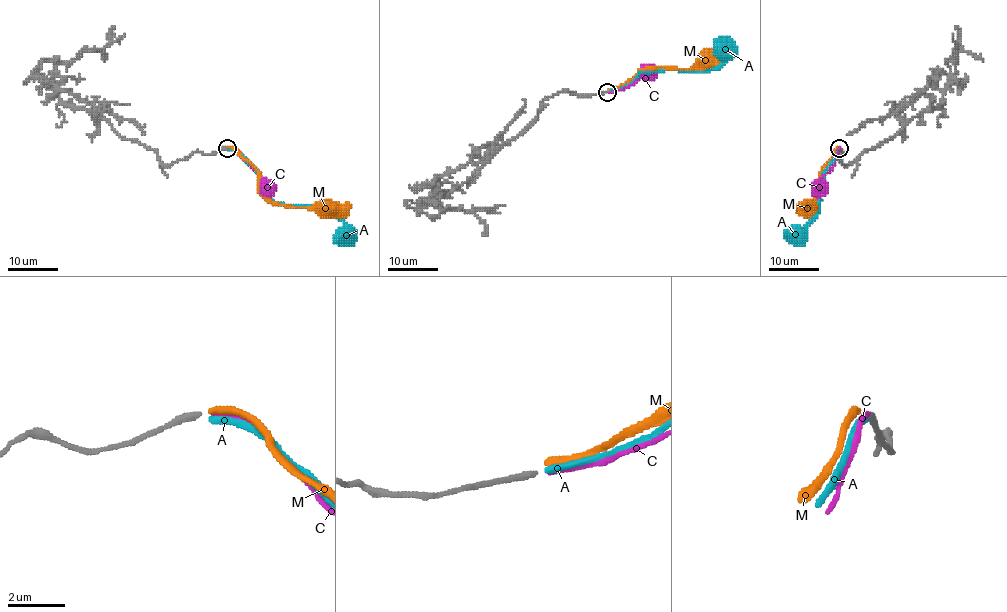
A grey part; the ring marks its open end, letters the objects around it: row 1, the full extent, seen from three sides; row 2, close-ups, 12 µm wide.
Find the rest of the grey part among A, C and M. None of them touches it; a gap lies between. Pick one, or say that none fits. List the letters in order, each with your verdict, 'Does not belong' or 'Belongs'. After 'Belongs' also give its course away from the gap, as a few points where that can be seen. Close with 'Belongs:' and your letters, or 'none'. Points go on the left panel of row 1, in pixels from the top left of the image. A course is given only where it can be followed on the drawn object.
A: Does not belong
C: Belongs. Its course: (228, 148), (232, 148), (261, 176), (263, 188), (266, 187)
M: Does not belong
Belongs: C

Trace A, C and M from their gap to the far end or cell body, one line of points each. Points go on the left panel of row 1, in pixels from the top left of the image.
A: (228, 149), (236, 150), (258, 174), (260, 190), (268, 199), (318, 207), (335, 214), (344, 224), (343, 236)
C: (228, 148), (232, 148), (261, 176), (263, 188), (266, 187)
M: (228, 148), (233, 148), (258, 173), (258, 190), (270, 202), (326, 209)

